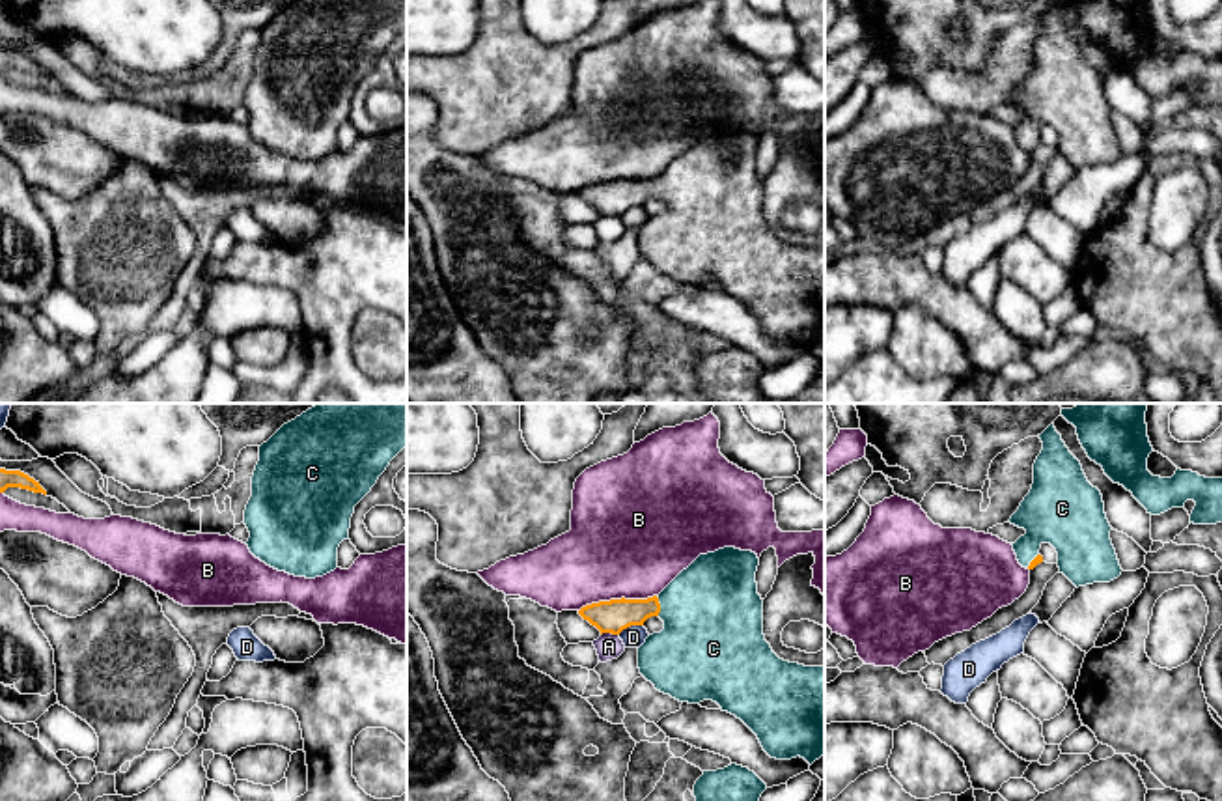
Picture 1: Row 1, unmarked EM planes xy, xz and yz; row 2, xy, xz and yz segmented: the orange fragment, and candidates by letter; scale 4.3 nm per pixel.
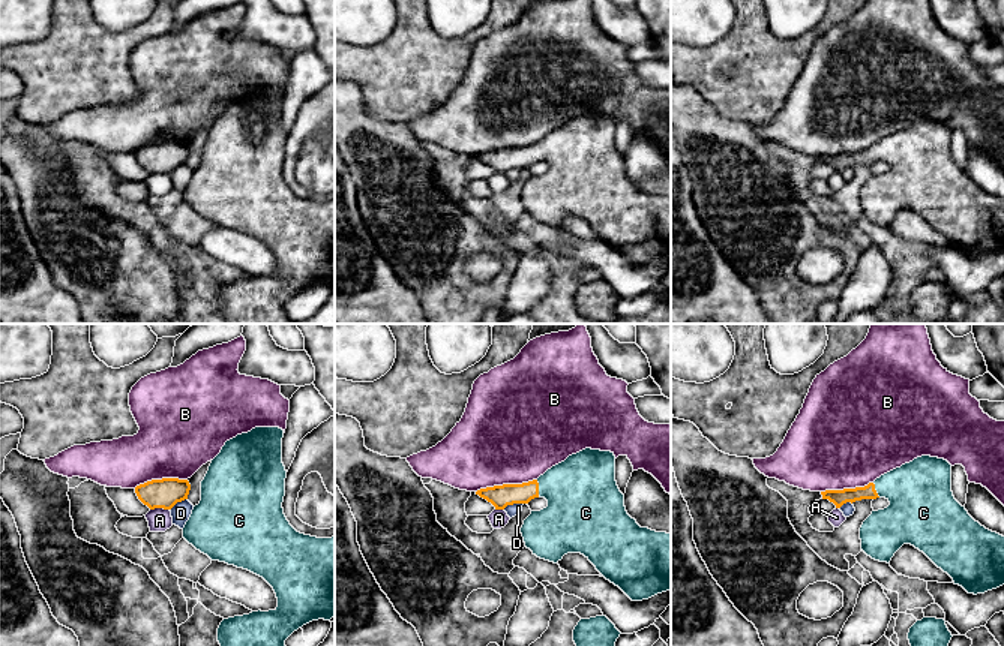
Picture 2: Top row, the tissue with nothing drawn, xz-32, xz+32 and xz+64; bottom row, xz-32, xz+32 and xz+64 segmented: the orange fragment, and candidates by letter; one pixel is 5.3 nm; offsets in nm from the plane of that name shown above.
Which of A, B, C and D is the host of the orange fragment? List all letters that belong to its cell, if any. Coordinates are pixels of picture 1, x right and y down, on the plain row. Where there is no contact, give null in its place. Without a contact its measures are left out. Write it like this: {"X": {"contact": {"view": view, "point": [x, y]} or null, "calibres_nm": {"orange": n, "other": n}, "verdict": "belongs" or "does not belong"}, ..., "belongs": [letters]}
{"A": {"contact": {"view": "xz", "point": [609, 213]}, "calibres_nm": {"orange": 140, "other": 120}, "verdict": "does not belong"}, "B": {"contact": {"view": "xz", "point": [616, 182]}, "calibres_nm": {"orange": 140, "other": 460}, "verdict": "does not belong"}, "C": {"contact": {"view": "xz", "point": [659, 187]}, "calibres_nm": {"orange": 140, "other": 440}, "verdict": "belongs"}, "D": {"contact": {"view": "xz", "point": [629, 208]}, "calibres_nm": {"orange": 140, "other": 100}, "verdict": "does not belong"}, "belongs": ["C"]}

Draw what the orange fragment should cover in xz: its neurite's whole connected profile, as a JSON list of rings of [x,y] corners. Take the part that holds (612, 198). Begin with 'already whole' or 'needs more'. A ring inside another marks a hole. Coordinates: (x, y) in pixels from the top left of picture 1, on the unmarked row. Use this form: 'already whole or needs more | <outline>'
needs more | [[[724,129],[715,134],[700,136],[687,151],[683,151],[659,177],[647,181],[610,181],[586,187],[578,192],[578,196],[595,207],[601,217],[612,215],[619,217],[623,211],[631,207],[644,207],[644,204],[651,198],[659,198],[664,204],[664,211],[660,215],[653,215],[646,220],[646,224],[638,230],[638,250],[640,256],[655,267],[657,273],[670,276],[679,284],[700,286],[703,282],[716,284],[722,293],[728,293],[741,301],[759,321],[763,332],[776,342],[791,342],[804,340],[810,347],[825,336],[825,248],[804,248],[798,245],[789,245],[780,241],[763,217],[763,181],[757,176],[756,153],[759,148],[759,140],[752,133],[741,133],[735,129]]]

